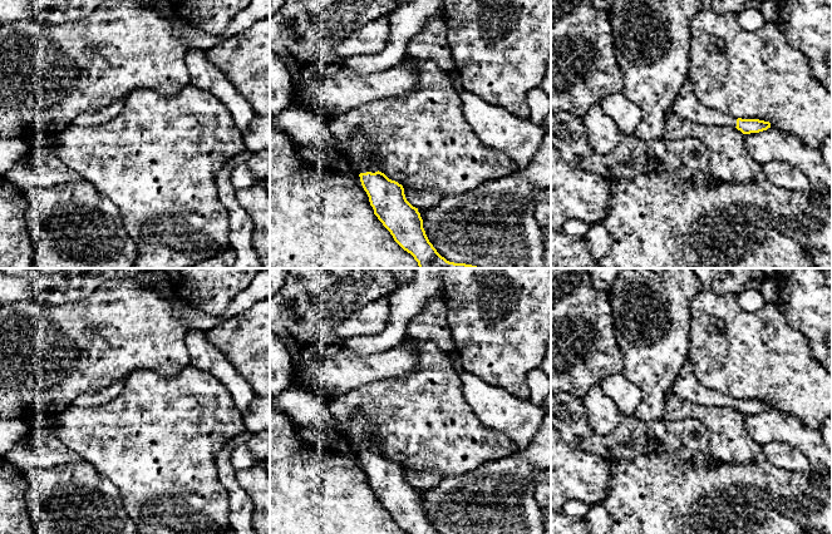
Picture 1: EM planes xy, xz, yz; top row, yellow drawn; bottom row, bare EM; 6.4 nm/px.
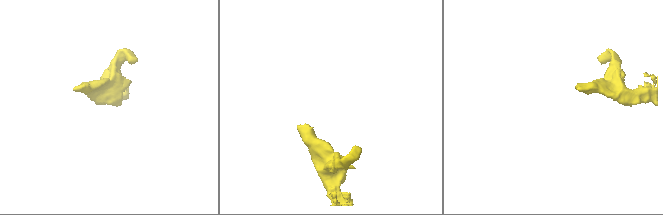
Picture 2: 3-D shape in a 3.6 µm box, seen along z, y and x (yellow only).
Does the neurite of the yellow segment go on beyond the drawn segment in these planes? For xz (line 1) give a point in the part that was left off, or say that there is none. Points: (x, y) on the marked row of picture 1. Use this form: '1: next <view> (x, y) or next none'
1: next xz (360, 152)

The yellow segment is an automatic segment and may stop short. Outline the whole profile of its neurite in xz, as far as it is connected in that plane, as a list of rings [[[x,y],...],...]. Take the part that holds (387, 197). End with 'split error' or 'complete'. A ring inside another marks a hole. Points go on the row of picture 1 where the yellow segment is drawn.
[[[361,130],[354,133],[349,145],[350,158],[360,168],[360,182],[374,214],[394,241],[414,257],[419,268],[481,268],[449,262],[437,252],[425,234],[418,208],[407,201],[403,186],[378,170],[379,165],[373,159],[370,140]]] | split error

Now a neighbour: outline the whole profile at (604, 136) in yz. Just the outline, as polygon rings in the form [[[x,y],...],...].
[[[595,103],[582,118],[589,144],[596,153],[611,152],[621,140],[622,134],[616,123]]]

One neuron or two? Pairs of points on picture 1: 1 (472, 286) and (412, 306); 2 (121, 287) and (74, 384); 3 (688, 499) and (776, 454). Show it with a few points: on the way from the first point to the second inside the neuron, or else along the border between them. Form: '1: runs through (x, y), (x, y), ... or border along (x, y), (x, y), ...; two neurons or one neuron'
1: border along (442, 281), (443, 296); two neurons
2: runs through (121, 311), (121, 320), (82, 360); one neuron
3: border along (766, 459), (779, 468), (793, 470); two neurons

